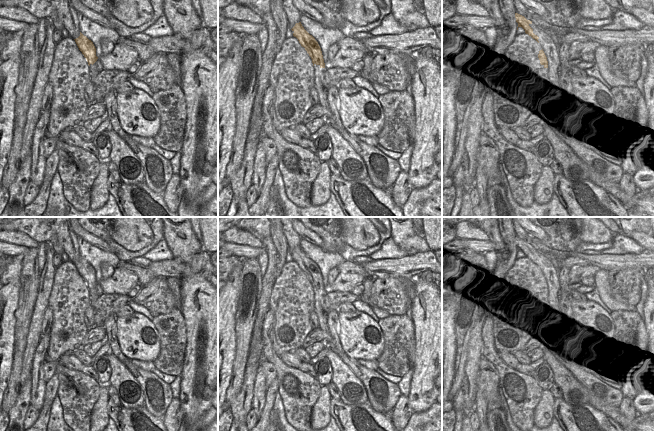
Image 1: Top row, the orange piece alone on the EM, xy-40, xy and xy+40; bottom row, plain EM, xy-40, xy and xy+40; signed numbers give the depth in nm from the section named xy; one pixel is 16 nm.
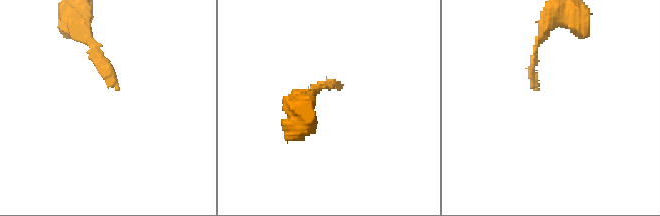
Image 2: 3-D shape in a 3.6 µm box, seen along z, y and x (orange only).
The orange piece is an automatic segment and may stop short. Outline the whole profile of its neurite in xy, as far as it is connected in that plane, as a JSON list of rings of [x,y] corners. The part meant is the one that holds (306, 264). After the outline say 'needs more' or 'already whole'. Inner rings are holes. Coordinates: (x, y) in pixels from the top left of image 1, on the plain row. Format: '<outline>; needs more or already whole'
[[[301,246],[296,247],[291,254],[294,256],[293,260],[298,263],[301,270],[305,272],[311,281],[313,290],[316,290],[316,314],[318,316],[319,328],[327,333],[325,342],[329,345],[331,343],[331,336],[327,325],[327,315],[322,308],[326,291],[321,272],[315,262],[304,253]]]; needs more

